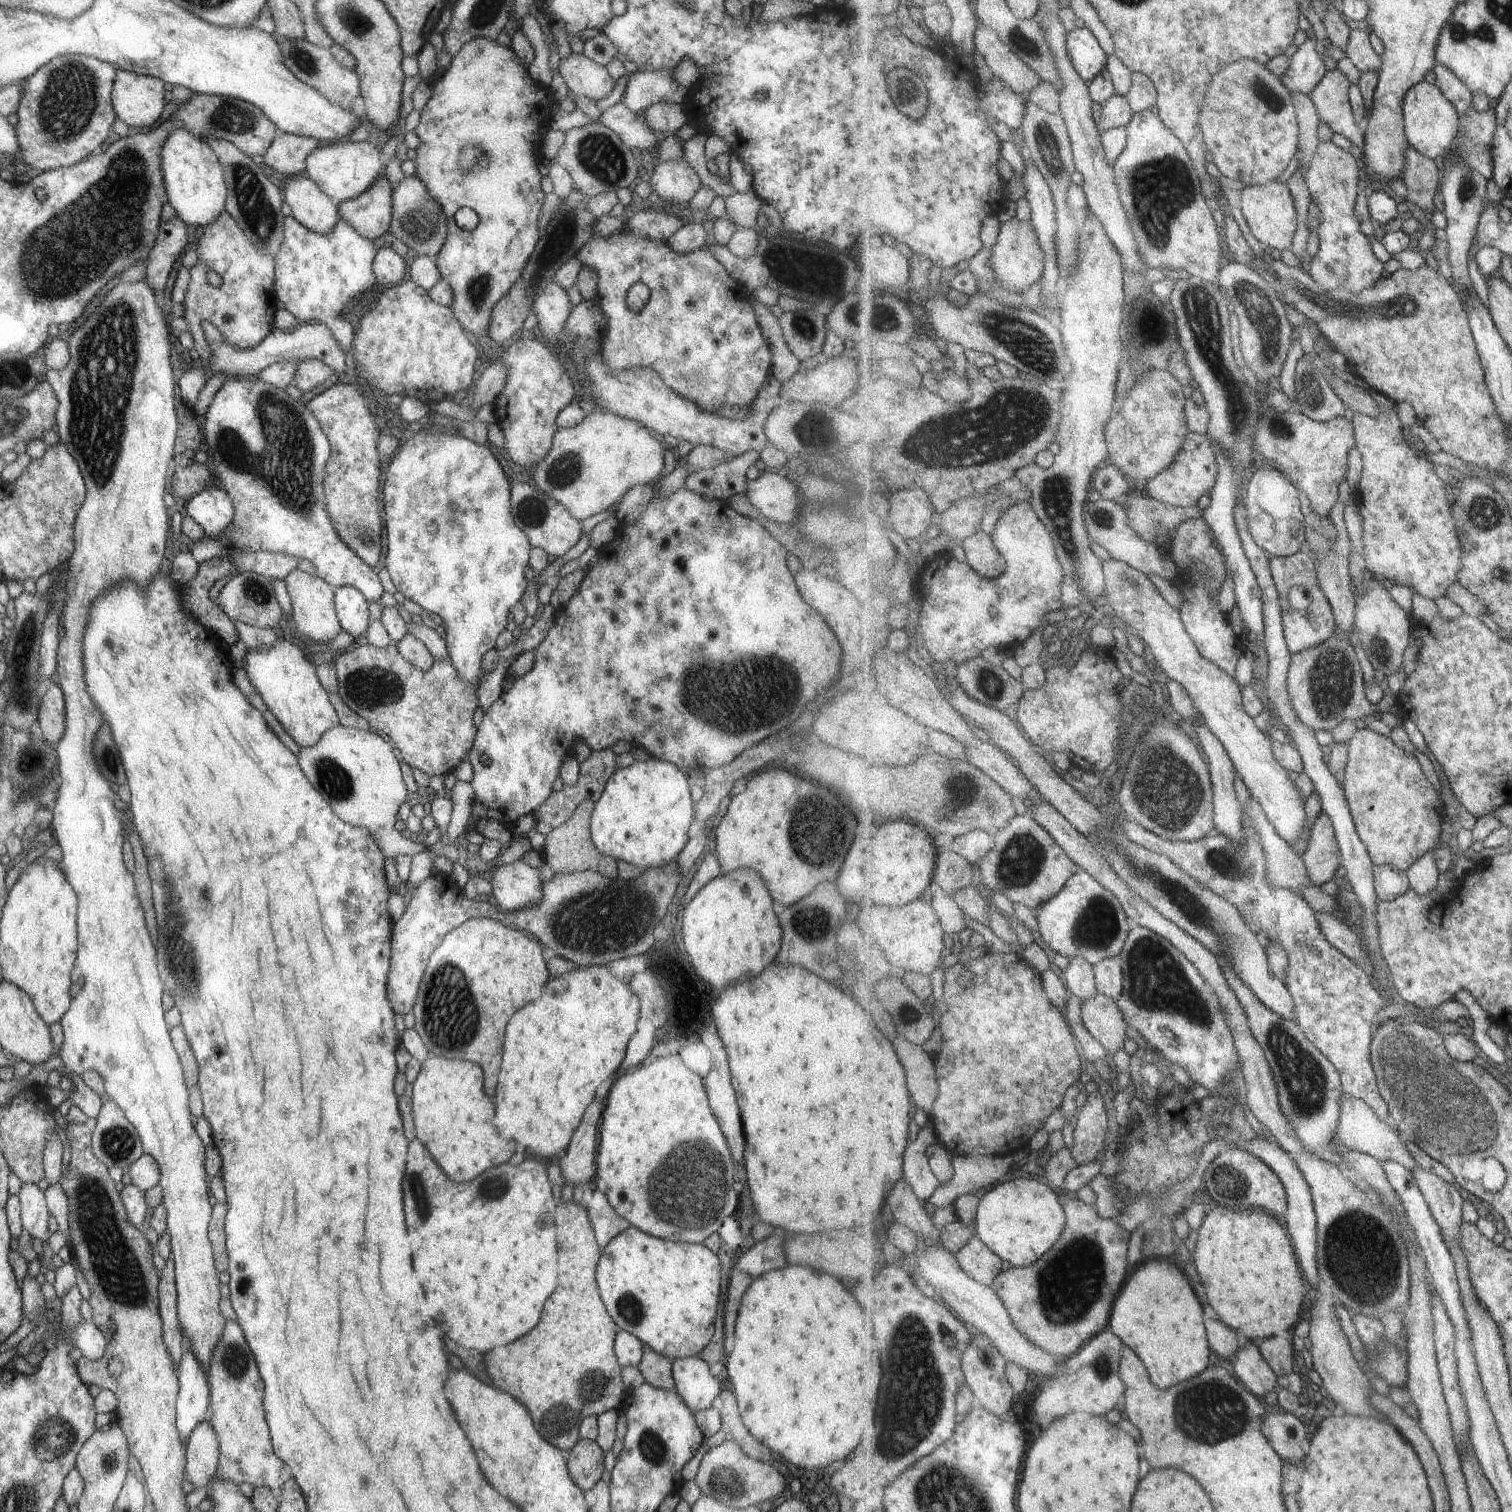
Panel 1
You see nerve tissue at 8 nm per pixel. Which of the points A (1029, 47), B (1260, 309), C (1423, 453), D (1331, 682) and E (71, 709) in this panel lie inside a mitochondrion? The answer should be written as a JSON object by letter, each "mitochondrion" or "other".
{"A":"mitochondrion","B":"mitochondrion","C":"other","D":"mitochondrion","E":"other"}

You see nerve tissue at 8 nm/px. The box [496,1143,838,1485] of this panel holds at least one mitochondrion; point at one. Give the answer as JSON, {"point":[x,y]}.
{"point":[560,1421]}

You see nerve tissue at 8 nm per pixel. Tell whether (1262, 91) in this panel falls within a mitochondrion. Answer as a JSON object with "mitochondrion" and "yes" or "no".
{"mitochondrion":"yes"}

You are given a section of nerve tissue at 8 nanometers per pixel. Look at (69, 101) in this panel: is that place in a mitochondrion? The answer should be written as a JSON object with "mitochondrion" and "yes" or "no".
{"mitochondrion":"yes"}

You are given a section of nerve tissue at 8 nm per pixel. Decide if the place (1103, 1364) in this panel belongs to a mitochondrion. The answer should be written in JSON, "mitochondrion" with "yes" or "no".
{"mitochondrion":"yes"}

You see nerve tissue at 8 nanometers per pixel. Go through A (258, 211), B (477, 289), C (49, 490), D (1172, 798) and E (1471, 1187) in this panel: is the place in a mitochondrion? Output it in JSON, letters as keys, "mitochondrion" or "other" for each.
{"A":"mitochondrion","B":"mitochondrion","C":"other","D":"mitochondrion","E":"other"}

